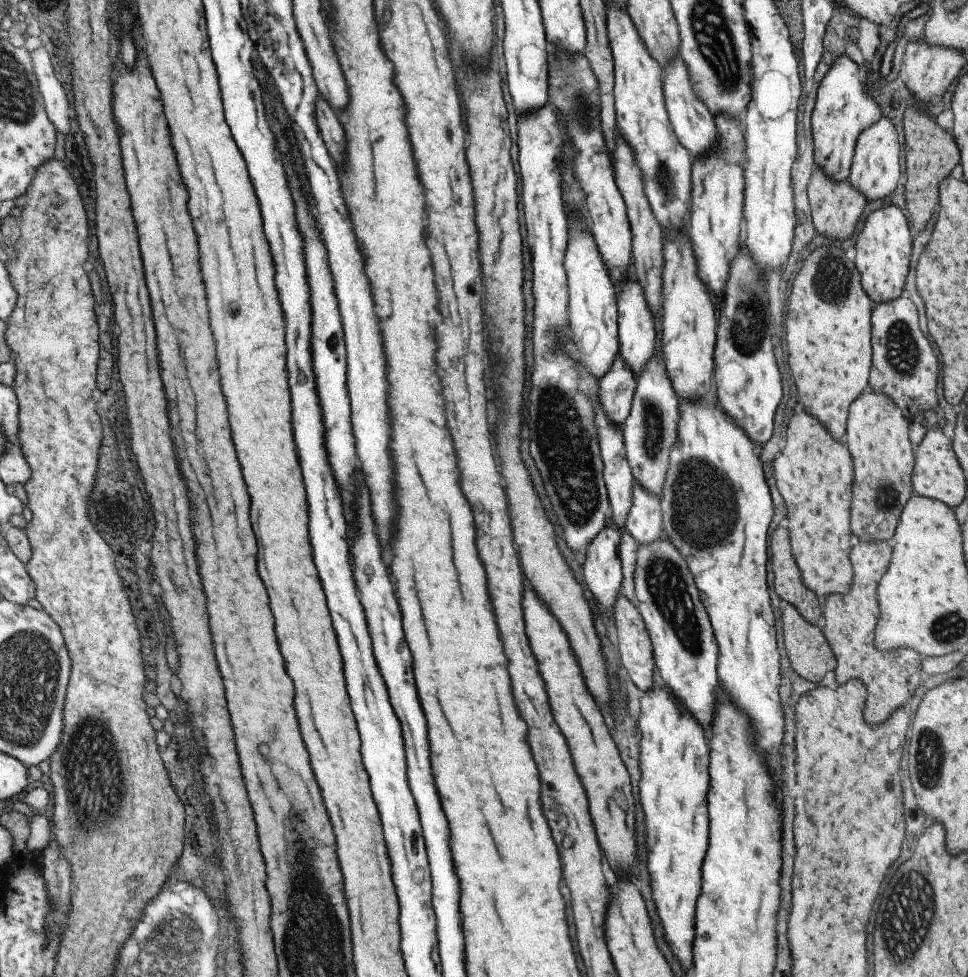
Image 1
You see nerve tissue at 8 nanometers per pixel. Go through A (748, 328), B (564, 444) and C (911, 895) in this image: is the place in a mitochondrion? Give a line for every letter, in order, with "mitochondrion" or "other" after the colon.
A: mitochondrion
B: mitochondrion
C: mitochondrion

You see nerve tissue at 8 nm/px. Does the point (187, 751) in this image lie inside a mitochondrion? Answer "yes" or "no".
no

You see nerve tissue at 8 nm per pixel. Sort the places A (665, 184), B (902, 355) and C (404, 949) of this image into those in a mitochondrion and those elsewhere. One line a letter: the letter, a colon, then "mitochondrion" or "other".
A: mitochondrion
B: mitochondrion
C: other

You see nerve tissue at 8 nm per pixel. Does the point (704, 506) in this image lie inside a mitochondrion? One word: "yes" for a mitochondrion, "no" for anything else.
yes

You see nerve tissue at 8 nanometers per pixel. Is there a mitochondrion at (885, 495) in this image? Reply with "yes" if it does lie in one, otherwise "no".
yes

